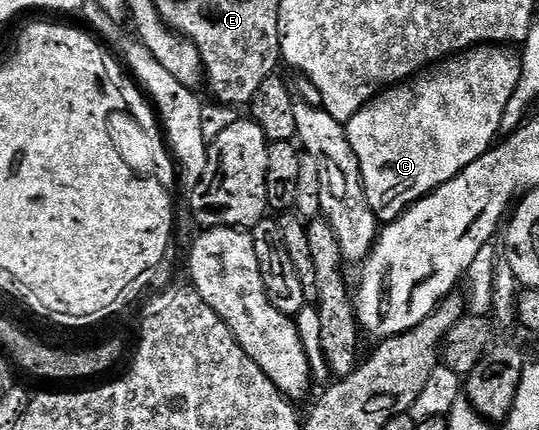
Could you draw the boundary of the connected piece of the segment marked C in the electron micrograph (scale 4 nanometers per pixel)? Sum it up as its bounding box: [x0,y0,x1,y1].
[346,44,521,222]

